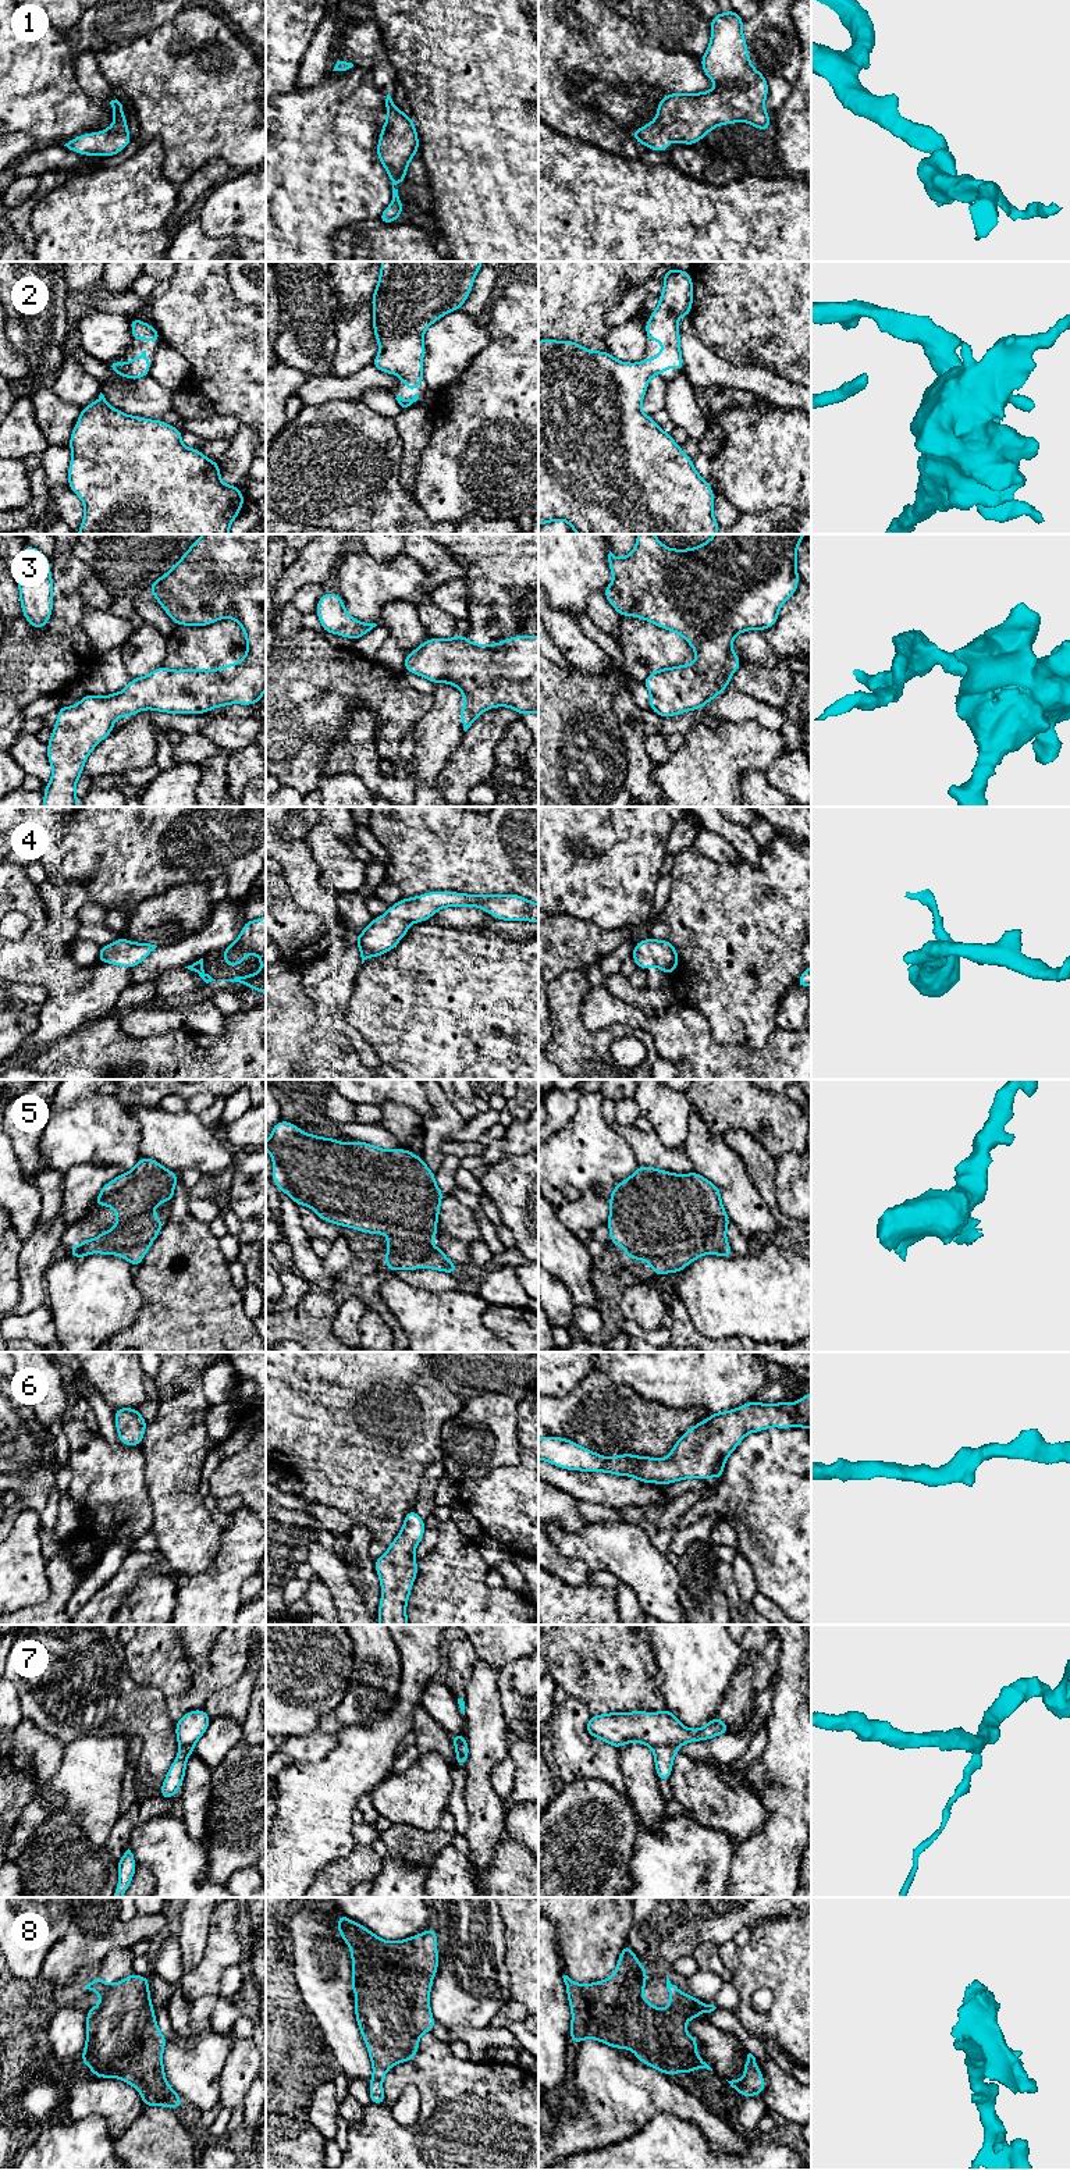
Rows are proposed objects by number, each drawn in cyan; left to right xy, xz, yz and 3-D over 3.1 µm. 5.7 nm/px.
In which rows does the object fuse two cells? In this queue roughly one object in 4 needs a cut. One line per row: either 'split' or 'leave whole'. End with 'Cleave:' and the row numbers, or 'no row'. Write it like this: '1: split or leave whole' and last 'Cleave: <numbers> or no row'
1: leave whole
2: leave whole
3: leave whole
4: leave whole
5: leave whole
6: leave whole
7: split
8: leave whole
Cleave: 7

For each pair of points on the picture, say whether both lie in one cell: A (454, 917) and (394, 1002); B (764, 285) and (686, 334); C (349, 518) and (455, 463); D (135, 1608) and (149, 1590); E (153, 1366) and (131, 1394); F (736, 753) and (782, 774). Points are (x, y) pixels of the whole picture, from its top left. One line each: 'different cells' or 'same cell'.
A: different cells
B: different cells
C: different cells
D: same cell
E: different cells
F: different cells

